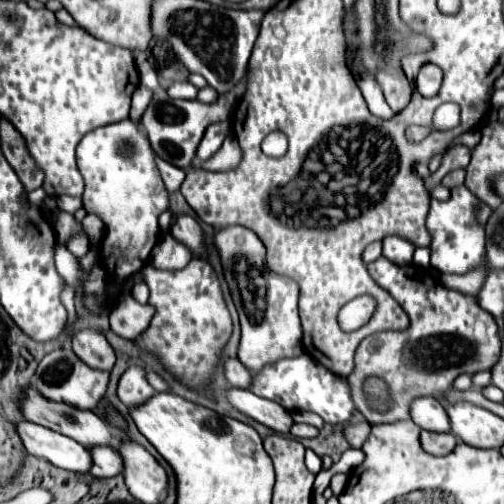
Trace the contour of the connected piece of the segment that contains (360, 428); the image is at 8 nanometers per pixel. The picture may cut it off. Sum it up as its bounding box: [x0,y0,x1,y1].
[345,423,371,449]

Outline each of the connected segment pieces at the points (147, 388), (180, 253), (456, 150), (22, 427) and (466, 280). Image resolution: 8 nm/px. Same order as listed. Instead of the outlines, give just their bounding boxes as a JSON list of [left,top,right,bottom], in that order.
[[117,365,155,407],[149,235,193,269],[425,145,471,189],[17,423,93,473],[441,269,485,295]]

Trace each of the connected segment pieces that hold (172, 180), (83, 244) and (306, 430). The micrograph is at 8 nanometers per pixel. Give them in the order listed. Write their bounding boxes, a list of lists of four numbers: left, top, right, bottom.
[[155,157,185,193],[67,235,89,259],[291,423,319,437]]

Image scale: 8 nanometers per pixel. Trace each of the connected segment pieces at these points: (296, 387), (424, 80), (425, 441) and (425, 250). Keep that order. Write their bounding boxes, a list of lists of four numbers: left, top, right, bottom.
[[249,355,357,425],[415,65,443,97],[421,431,457,455],[413,247,430,268]]

